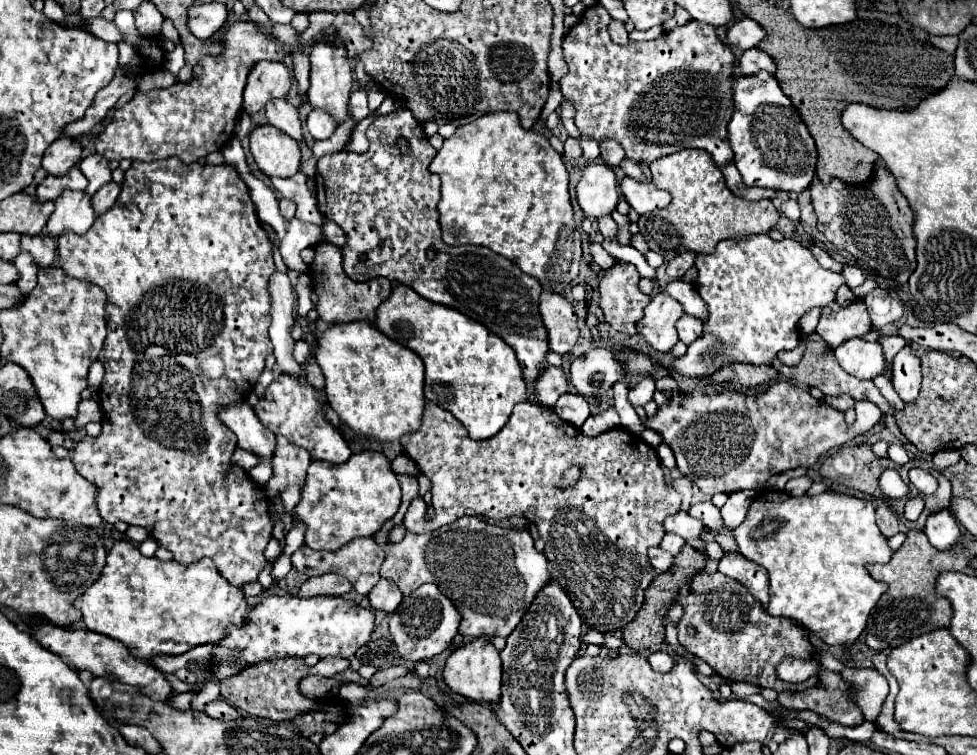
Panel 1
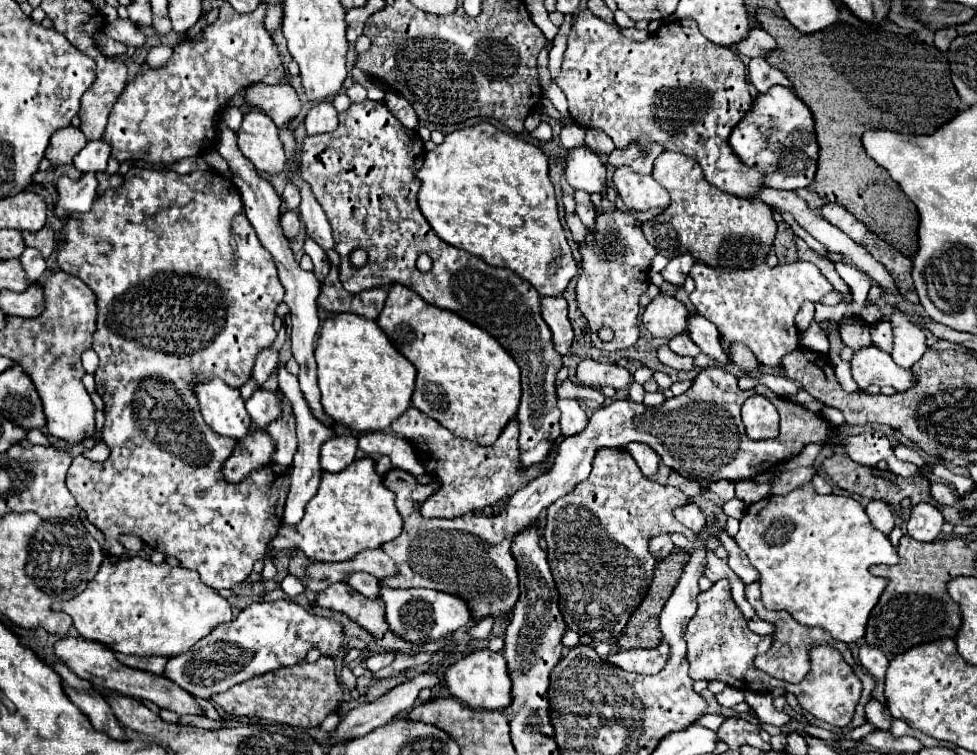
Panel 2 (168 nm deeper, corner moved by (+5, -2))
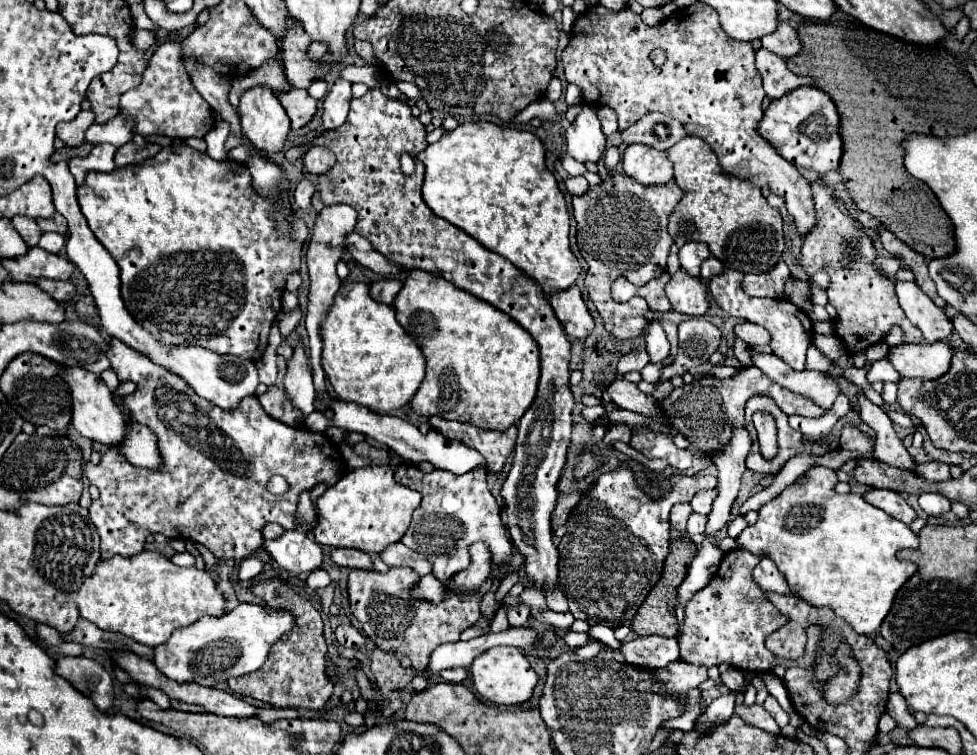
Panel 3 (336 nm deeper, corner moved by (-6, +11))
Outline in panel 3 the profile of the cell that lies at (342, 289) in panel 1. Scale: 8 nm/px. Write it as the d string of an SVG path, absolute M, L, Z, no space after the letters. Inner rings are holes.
M382 278L376 284L372 284L370 294L374 300L384 302L384 304L392 304L396 294L402 290L402 282L398 278Z

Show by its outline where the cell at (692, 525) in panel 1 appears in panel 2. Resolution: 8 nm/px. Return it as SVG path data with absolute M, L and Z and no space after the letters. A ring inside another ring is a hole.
M687 503L687 505L683 505L683 507L677 507L675 511L673 511L673 517L679 521L679 523L683 523L685 527L689 527L693 533L699 533L701 529L703 529L703 525L707 523L705 521L705 515L699 511L699 507L697 505L693 505L693 503Z

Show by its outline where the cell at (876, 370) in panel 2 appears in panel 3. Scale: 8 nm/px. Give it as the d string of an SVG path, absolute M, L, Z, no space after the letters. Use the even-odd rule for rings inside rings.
M944 342L894 346L888 352L888 360L904 378L936 380L950 370L952 348Z

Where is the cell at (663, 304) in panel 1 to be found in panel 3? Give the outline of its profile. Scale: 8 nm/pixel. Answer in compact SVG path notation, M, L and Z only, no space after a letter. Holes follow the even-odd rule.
M678 270L670 278L666 286L666 296L672 304L672 310L688 316L704 316L710 306L708 292L702 280L690 276L686 270Z

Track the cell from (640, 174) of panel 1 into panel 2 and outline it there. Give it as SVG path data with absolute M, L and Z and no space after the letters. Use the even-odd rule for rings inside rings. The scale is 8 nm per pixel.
M639 139L631 143L627 149L615 149L609 155L609 165L613 167L631 167L639 175L649 175L653 169L653 159L663 151L659 143L651 143L649 139Z

